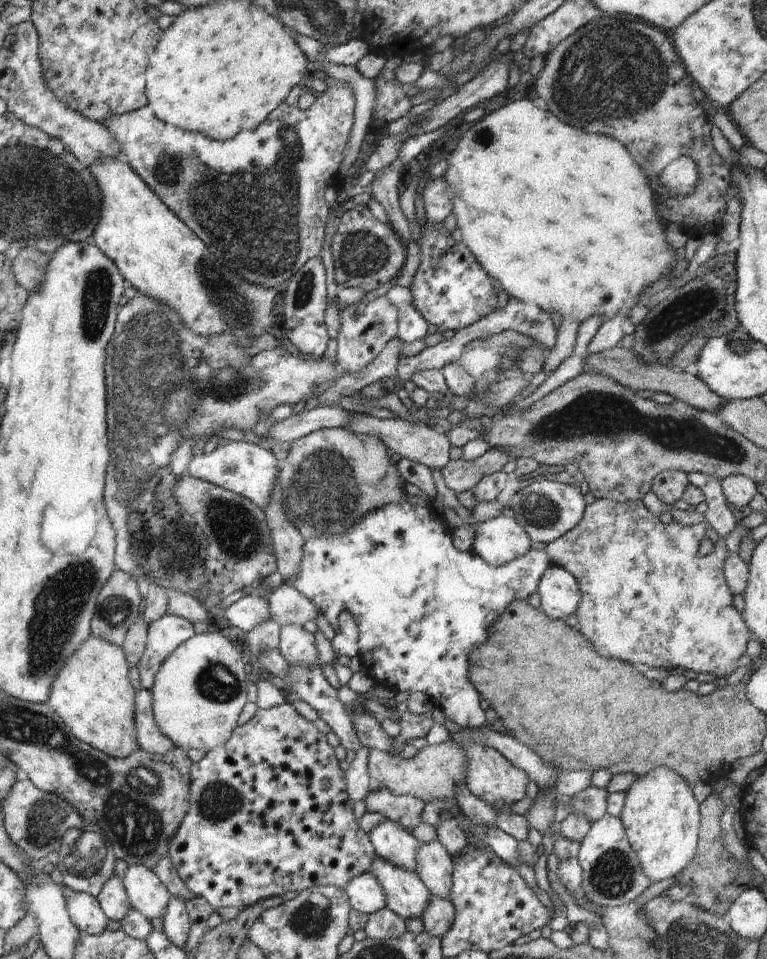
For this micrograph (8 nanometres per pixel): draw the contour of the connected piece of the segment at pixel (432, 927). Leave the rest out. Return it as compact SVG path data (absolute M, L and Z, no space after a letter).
M430 894L428 904L420 916L424 924L425 932L443 938L450 930L451 921L454 920L454 906L448 898L440 898Z

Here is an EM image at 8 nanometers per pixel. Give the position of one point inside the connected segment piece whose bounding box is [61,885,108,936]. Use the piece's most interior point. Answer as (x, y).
(84, 910)

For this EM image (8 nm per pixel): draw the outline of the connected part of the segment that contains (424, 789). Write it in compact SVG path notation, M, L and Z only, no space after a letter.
M450 739L441 744L427 745L419 751L414 758L404 760L399 755L370 749L368 775L394 795L416 796L424 805L432 800L444 800L452 804L456 801L458 784L465 784L467 780L466 754Z

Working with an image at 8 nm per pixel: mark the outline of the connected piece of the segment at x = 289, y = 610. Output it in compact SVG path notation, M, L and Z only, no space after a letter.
M284 583L280 588L277 588L266 596L266 604L268 604L268 612L270 612L271 620L280 627L286 624L305 625L306 622L315 622L323 612L307 600L291 586Z

